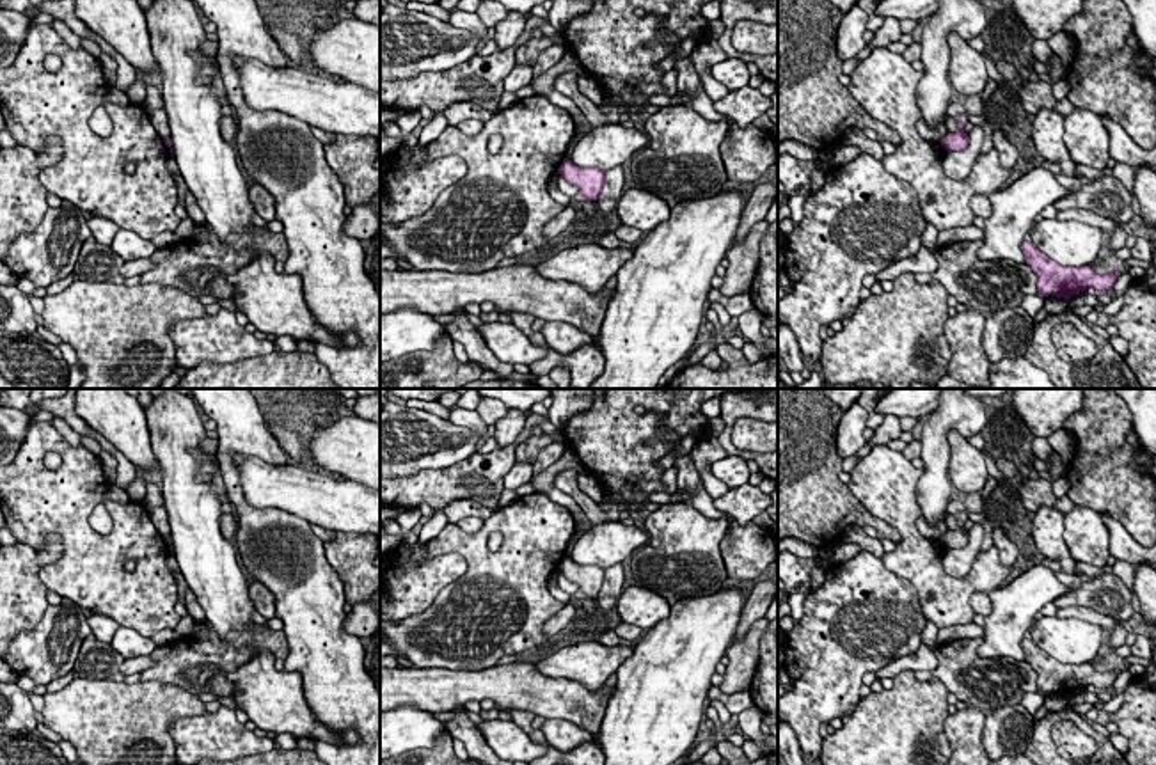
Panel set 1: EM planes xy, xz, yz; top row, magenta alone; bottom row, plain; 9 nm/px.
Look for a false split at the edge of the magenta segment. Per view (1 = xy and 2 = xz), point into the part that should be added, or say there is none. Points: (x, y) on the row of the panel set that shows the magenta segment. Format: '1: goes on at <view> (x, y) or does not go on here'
1: does not go on here
2: does not go on here

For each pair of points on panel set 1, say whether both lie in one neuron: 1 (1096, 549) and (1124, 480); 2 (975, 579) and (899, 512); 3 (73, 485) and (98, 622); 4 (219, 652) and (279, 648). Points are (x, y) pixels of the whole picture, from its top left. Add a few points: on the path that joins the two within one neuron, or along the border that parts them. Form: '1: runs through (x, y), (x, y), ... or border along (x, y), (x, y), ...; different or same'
1: border along (1075, 503), (1100, 513); different
2: runs through (950, 584), (913, 551), (910, 536); same
3: border along (91, 611), (107, 615), (119, 625); different
4: runs through (233, 652), (254, 643), (265, 643); same

